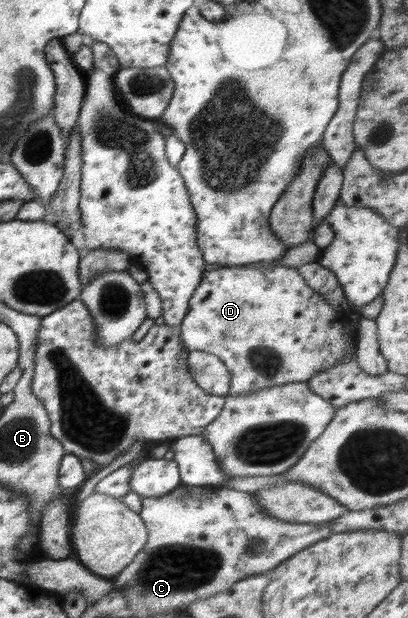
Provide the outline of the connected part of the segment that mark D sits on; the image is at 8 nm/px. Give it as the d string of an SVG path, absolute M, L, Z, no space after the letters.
M223 267L204 273L190 298L189 310L178 327L180 340L189 352L197 350L213 354L227 366L231 374L229 396L247 396L262 388L305 382L335 367L343 356L351 353L344 326L353 314L334 309L324 296L305 282L295 267Z

